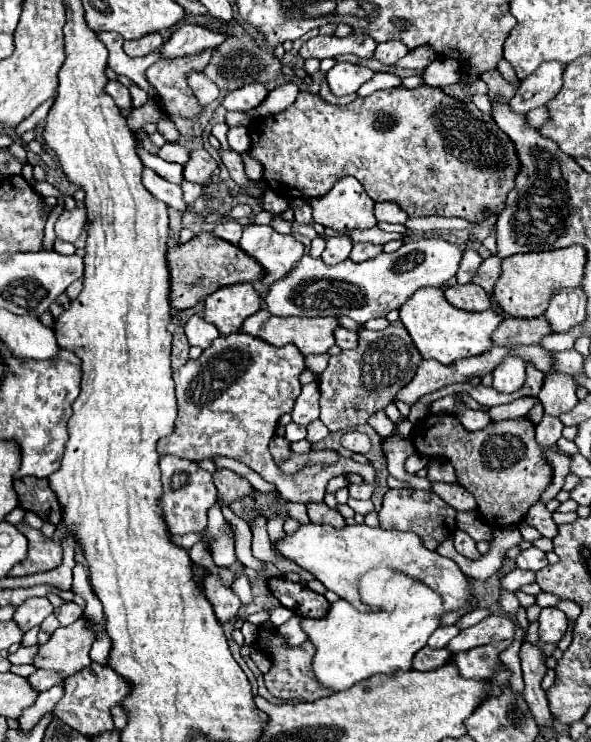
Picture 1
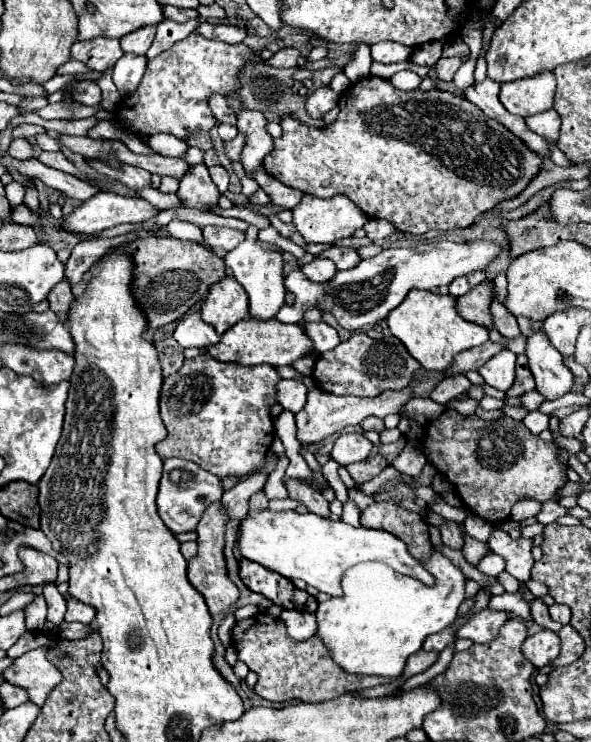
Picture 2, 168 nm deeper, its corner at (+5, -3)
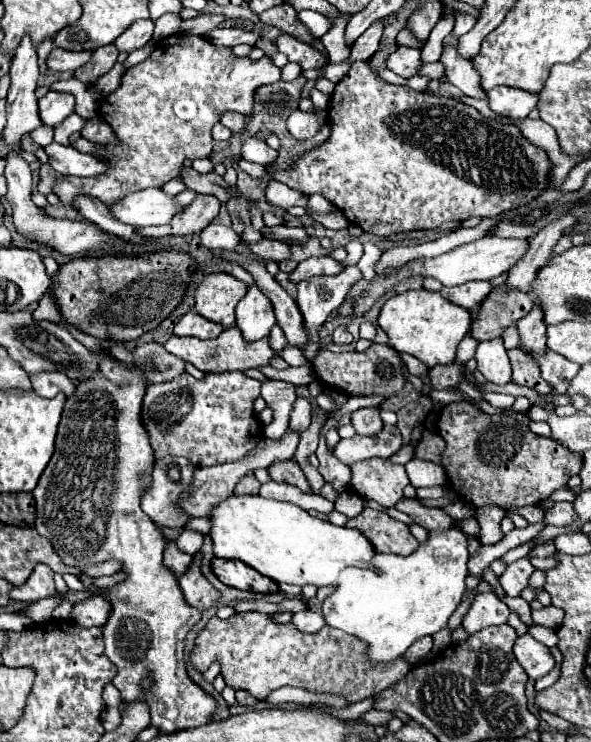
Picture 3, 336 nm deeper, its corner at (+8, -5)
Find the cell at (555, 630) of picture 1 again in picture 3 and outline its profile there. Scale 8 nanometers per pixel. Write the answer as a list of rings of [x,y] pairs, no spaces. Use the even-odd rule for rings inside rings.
[[[530,633],[522,635],[514,643],[514,655],[518,663],[524,667],[530,679],[544,677],[554,667],[554,657],[546,645],[536,641]]]

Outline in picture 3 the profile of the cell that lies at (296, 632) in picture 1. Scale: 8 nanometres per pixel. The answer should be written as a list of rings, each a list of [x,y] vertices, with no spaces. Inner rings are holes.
[[[306,609],[306,611],[300,611],[300,613],[292,615],[292,625],[302,633],[318,633],[326,623],[324,623],[320,613],[314,613],[314,611]]]

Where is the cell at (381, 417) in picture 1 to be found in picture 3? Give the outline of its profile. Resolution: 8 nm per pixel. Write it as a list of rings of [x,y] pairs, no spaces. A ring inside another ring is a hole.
[[[376,407],[358,409],[350,417],[352,417],[352,425],[356,427],[358,435],[378,435],[384,427],[384,423],[380,419],[380,411]]]

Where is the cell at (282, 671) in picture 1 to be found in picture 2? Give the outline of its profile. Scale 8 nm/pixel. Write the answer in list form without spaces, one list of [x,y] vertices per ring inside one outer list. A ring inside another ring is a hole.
[[[227,613],[219,625],[219,639],[225,649],[231,647],[231,639],[233,639],[233,647],[239,659],[233,666],[236,676],[242,680],[246,678],[249,669],[255,671],[259,677],[255,683],[255,693],[267,701],[297,699],[303,703],[317,703],[317,701],[341,697],[347,691],[367,689],[367,687],[395,681],[393,677],[389,679],[385,677],[349,677],[349,673],[345,673],[333,661],[333,657],[329,657],[329,649],[325,649],[325,643],[317,635],[305,641],[293,641],[285,633],[285,623],[267,613],[257,613],[241,621],[235,621],[235,615]]]

